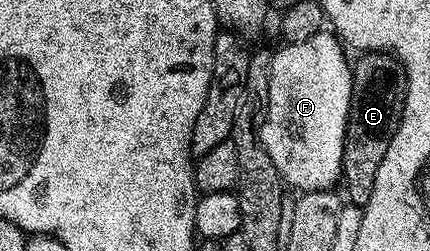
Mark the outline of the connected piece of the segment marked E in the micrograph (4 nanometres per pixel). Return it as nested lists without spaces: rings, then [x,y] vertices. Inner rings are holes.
[[[371,51],[360,56],[353,68],[353,100],[349,106],[349,128],[345,130],[345,148],[341,179],[345,183],[344,194],[349,194],[348,202],[364,205],[369,202],[369,194],[375,185],[375,173],[383,165],[383,156],[387,154],[387,145],[399,121],[405,104],[405,73],[392,54],[383,51]]]

